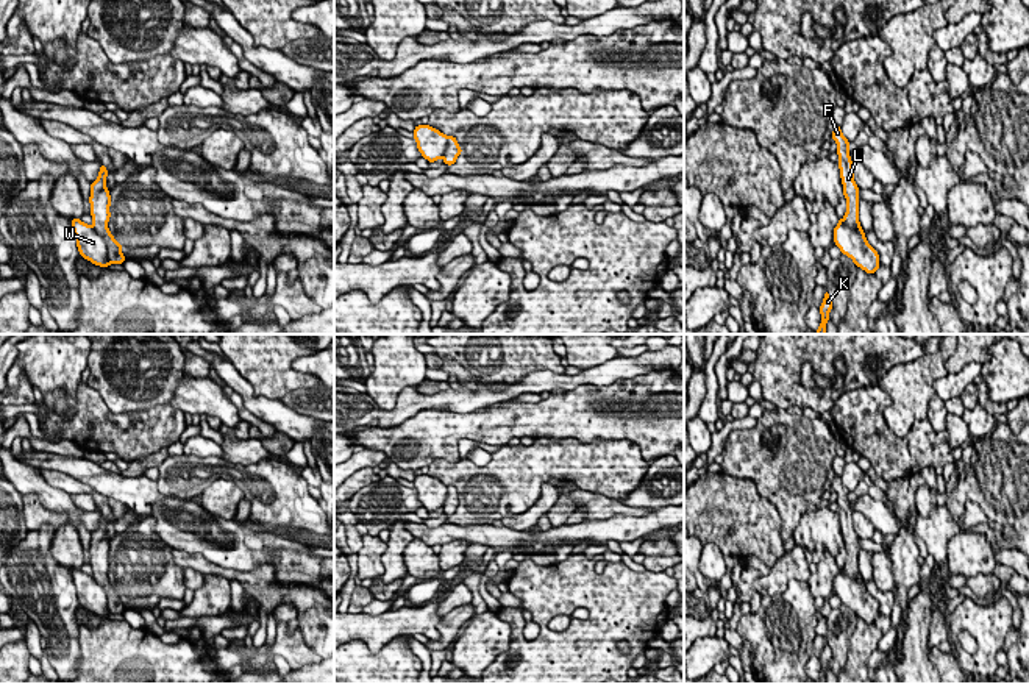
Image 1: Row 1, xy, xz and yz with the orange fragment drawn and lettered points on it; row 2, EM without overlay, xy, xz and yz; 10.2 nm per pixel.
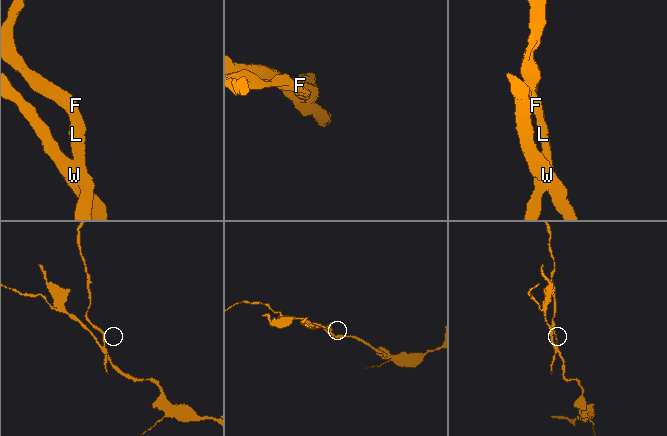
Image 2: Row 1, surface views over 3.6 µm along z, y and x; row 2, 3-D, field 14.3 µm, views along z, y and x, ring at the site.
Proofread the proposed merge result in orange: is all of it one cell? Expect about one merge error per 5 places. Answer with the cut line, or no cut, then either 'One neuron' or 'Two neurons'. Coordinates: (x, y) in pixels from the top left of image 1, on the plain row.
Split along xy (92, 575), (105, 594), (110, 612). Two neurons

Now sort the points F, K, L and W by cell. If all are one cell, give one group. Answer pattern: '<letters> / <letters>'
F K L / W

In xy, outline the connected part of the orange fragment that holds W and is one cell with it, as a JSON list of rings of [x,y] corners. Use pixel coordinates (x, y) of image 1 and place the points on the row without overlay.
[[[80,568],[70,570],[80,604],[92,614],[106,618],[109,615],[109,611],[105,590],[97,584],[94,576],[89,576]]]

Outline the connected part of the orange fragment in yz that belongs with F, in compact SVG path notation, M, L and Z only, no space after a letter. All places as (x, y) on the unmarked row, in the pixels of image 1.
M835 475L831 487L837 493L837 504L840 508L839 518L840 528L843 534L843 545L846 548L846 562L845 567L839 572L856 579L857 582L863 582L860 572L859 572L859 537L854 531L853 523L853 511L849 508L849 490L842 484L842 478Z

